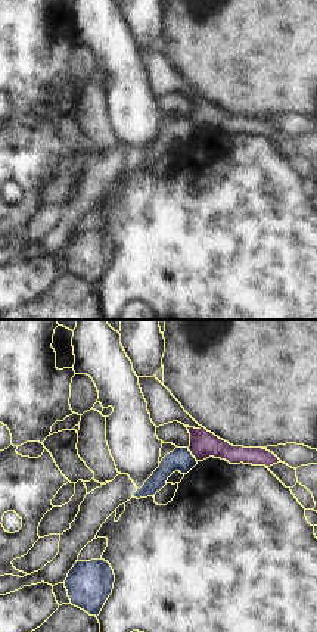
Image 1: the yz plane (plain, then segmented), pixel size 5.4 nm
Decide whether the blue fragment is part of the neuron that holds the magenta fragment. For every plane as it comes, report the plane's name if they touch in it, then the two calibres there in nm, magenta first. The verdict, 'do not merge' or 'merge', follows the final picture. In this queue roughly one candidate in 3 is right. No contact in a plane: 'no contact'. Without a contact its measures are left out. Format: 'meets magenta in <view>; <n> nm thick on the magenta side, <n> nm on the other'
meets magenta in yz; 150 nm thick on the magenta side, 130 nm on the other

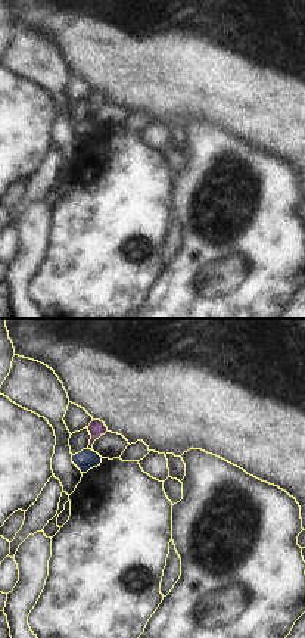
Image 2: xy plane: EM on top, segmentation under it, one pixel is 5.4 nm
meets magenta in xy; 90 nm thick on the magenta side, 110 nm on the other

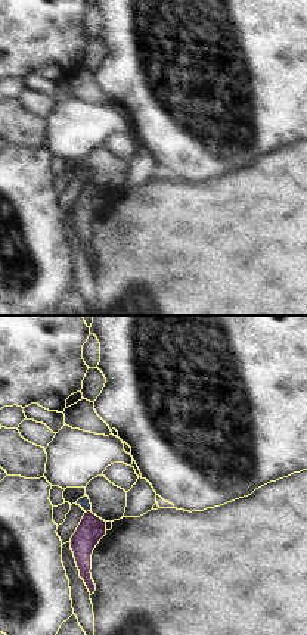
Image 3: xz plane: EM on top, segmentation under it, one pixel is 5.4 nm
meets magenta in xz; 150 nm thick on the magenta side, 60 nm on the other

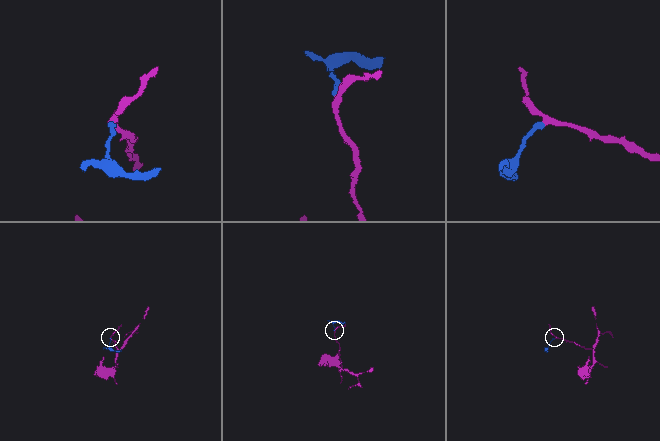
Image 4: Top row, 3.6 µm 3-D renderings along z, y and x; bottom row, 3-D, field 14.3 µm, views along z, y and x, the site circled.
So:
do not merge

